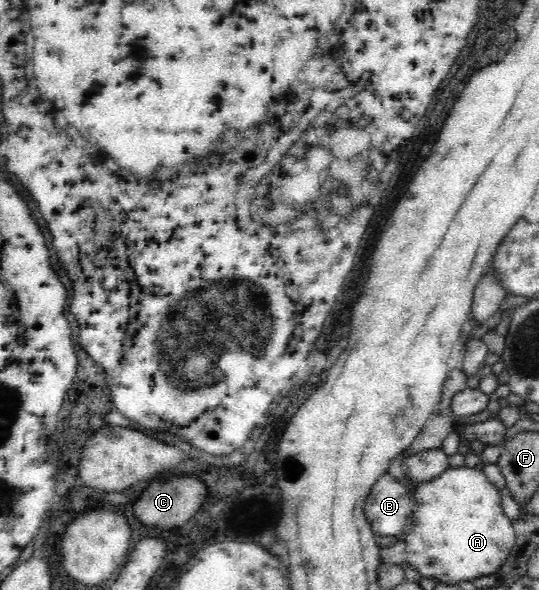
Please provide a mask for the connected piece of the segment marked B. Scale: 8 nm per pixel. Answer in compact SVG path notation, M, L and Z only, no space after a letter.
M385 472L373 484L364 503L364 514L377 536L395 536L411 517L413 504L407 486Z

